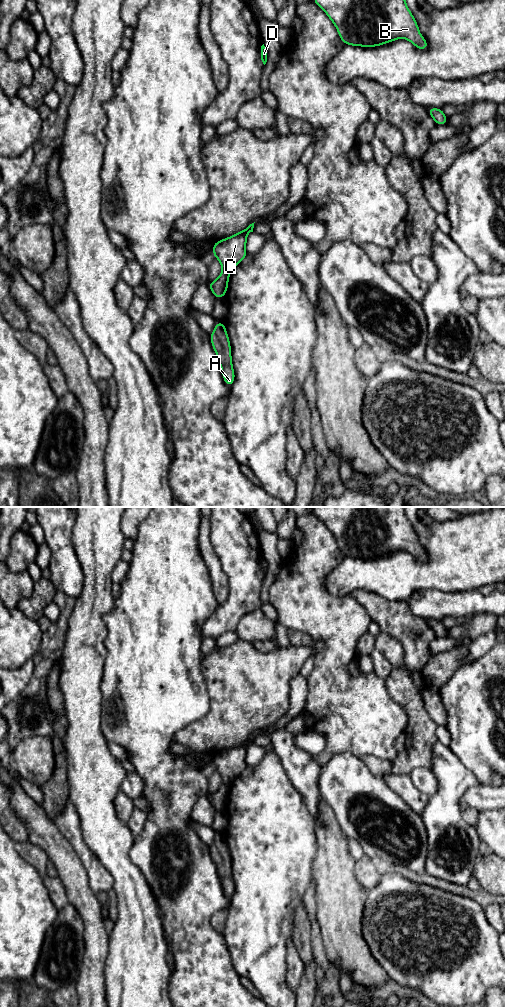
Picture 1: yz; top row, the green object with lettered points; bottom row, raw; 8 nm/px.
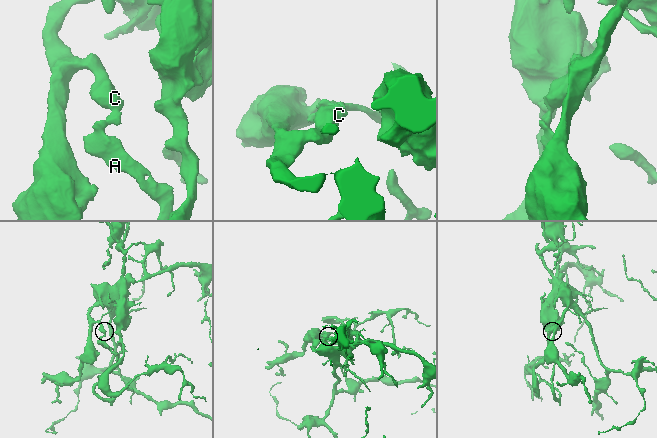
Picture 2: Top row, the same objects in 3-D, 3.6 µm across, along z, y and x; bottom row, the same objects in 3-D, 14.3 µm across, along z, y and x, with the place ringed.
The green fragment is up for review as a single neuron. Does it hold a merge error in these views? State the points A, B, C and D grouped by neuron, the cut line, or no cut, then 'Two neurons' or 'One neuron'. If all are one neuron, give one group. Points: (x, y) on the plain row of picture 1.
Groups: A / B C D. Split along yz (222, 782), (228, 786). Two neurons

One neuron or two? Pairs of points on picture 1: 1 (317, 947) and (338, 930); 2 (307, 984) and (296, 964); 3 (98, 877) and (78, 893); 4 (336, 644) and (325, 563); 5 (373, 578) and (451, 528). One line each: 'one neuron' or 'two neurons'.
1: two neurons
2: two neurons
3: two neurons
4: one neuron
5: one neuron

